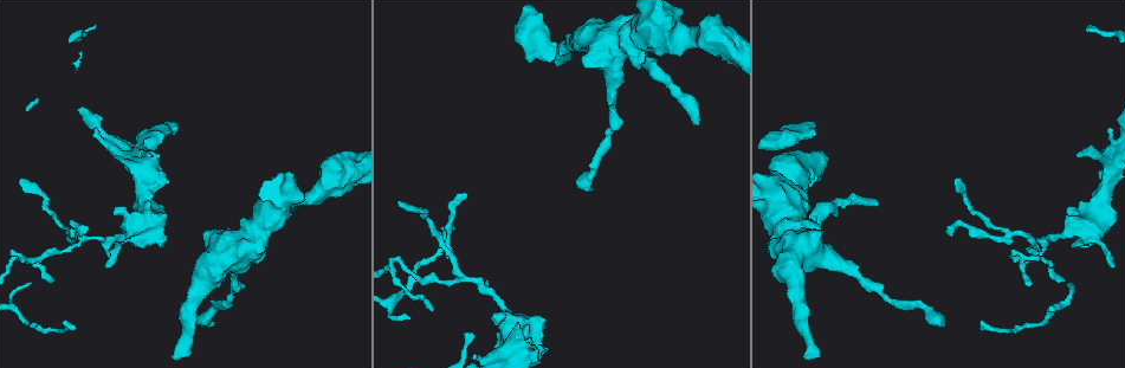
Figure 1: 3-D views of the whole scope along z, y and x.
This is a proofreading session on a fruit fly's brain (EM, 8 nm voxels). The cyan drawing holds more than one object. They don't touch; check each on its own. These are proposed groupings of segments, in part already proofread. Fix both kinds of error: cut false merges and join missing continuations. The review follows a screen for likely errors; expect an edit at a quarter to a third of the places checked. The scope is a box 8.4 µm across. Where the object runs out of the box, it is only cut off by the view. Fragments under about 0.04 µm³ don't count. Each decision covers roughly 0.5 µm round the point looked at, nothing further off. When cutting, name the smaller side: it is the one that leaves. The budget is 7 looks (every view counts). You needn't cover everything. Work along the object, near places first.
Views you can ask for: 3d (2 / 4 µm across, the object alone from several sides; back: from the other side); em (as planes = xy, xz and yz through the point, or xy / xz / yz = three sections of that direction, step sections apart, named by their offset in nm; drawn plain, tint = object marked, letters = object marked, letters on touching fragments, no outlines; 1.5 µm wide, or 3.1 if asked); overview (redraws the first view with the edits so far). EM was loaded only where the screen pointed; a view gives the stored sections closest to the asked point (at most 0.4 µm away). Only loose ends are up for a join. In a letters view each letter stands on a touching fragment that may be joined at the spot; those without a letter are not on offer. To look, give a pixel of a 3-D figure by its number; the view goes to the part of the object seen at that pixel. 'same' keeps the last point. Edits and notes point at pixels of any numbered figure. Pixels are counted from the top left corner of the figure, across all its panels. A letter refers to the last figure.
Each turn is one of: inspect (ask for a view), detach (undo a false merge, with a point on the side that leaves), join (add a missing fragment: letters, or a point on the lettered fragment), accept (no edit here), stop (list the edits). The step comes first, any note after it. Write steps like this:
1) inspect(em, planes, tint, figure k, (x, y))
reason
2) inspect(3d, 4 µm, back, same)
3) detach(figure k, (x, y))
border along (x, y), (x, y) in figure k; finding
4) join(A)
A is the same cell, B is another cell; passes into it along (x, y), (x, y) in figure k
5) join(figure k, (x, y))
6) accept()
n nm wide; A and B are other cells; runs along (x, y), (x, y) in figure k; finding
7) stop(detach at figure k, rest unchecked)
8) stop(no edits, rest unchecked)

inspect(em, planes, letters, figure 1, (948, 226))
tapers out

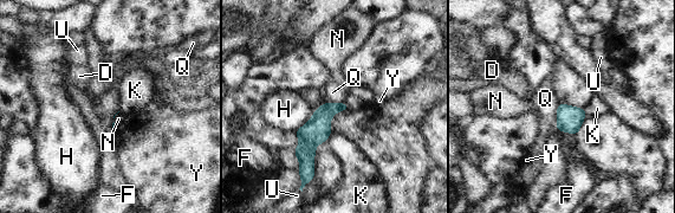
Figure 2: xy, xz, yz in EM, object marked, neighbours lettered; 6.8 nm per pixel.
accept()
D, F, H, K, N, Q, U and Y are other cells; runs along (342, 105), (310, 135), (310, 173) in figure 2; none of them fits

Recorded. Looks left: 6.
inspect(3d, 4 µm, figure 1, (1030, 236))

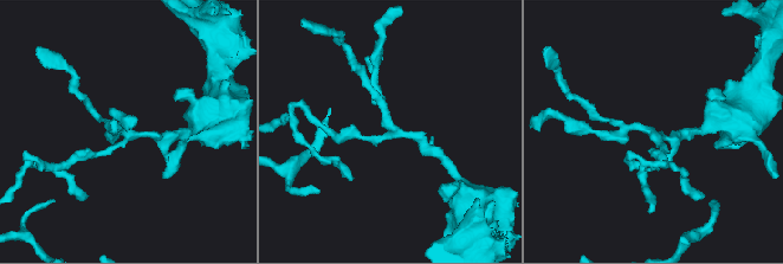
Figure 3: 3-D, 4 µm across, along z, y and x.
inspect(em, yz, step 4, tint, figure 3, (131, 134))
3 arms

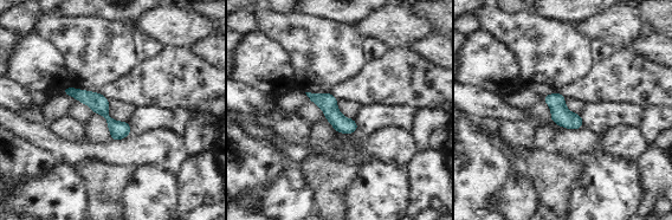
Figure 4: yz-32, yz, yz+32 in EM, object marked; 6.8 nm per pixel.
inspect(em, planes, letters, same)
another direction

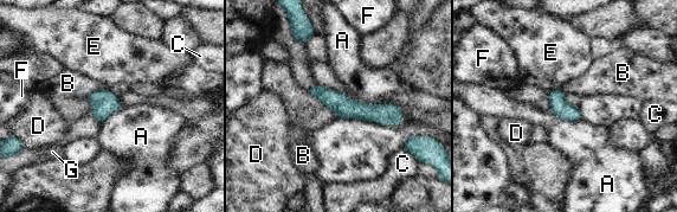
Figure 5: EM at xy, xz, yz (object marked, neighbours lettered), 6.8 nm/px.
accept()
A, B, C, D, E, F and G are other cells; runs along (313, 91), (346, 108), (399, 120) in figure 5; continuous, no second cell

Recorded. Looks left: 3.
inspect(3d, 4 µm, figure 1, (472, 355))

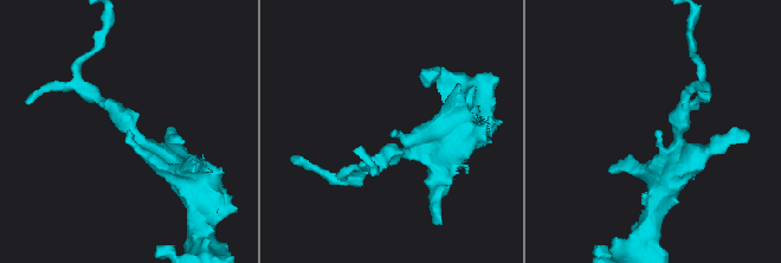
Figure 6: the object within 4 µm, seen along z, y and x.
inspect(em, planes, plain, figure 6, (391, 131))
now the EM

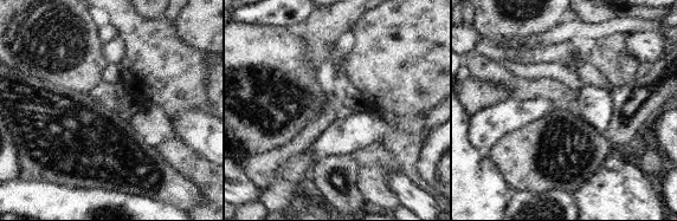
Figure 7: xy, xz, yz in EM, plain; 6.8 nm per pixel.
inspect(em, planes, letters, same)

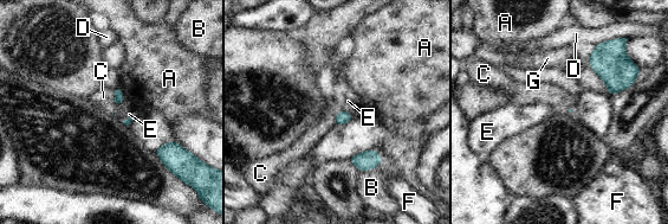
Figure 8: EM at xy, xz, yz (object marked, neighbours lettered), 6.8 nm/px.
accept()
A, B, C, D, E, F and G are other cells; border along (112, 90), (114, 106) in figure 8; none of them fits

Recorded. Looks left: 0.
stop(no edits, rest unchecked)

